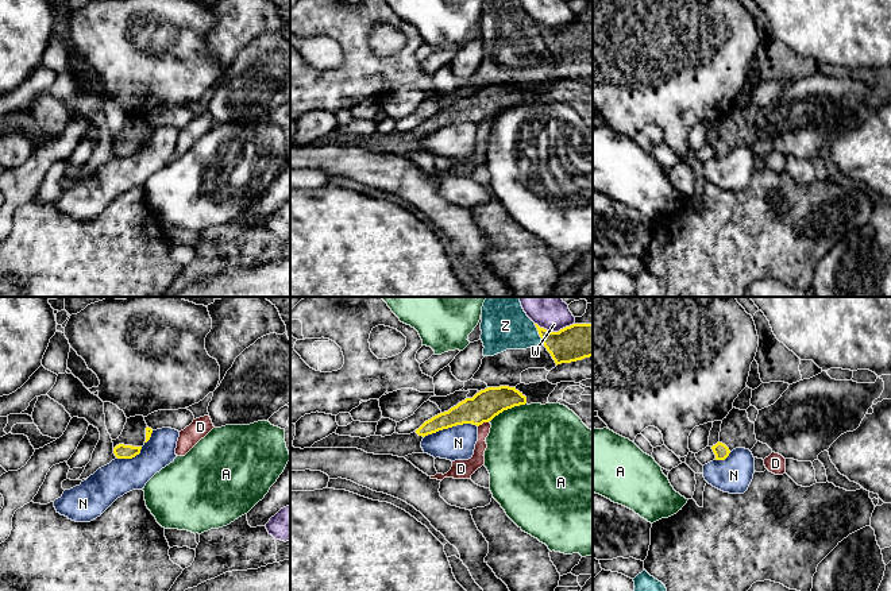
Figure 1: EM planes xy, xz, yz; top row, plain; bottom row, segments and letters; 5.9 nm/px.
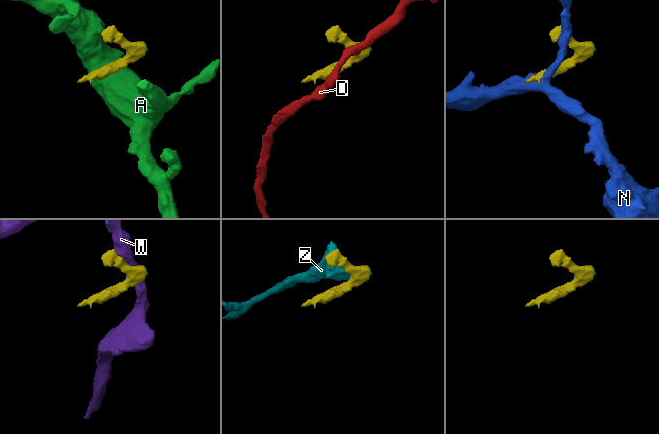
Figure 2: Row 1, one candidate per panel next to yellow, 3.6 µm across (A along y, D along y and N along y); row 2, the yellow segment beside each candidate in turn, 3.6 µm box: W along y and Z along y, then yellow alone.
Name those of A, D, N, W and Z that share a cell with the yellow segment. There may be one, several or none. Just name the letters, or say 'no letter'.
no letter

